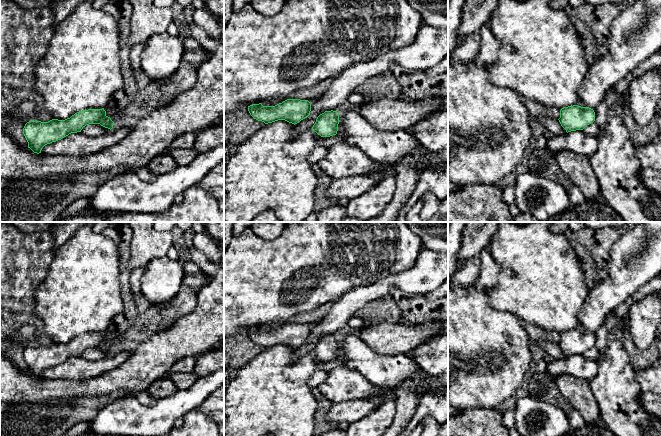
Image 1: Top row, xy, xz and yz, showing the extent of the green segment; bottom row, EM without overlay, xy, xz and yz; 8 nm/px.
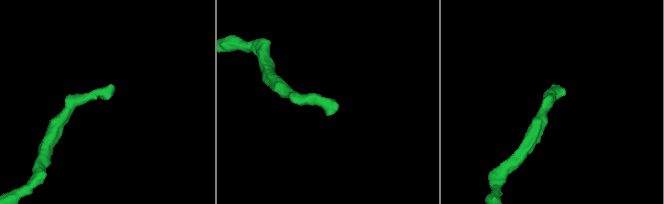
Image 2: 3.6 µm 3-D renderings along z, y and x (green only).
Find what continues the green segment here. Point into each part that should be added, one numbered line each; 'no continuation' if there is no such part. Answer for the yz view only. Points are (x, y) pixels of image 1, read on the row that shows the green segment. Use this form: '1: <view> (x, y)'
1: yz (635, 34)

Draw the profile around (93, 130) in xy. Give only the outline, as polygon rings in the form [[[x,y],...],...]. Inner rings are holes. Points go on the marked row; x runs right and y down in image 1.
[[[89,124],[83,127],[81,132],[90,137],[98,137],[109,131],[110,129],[101,126],[100,124]]]

